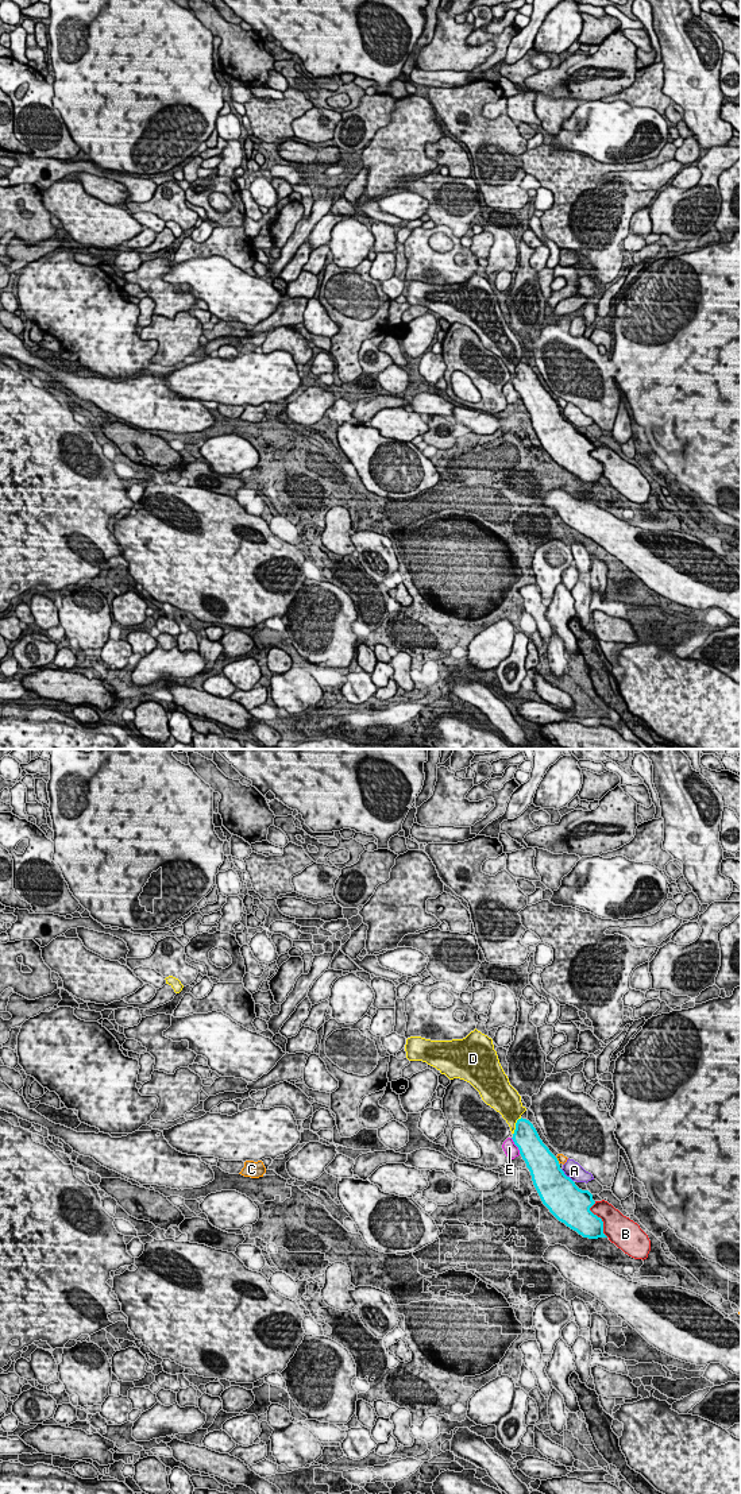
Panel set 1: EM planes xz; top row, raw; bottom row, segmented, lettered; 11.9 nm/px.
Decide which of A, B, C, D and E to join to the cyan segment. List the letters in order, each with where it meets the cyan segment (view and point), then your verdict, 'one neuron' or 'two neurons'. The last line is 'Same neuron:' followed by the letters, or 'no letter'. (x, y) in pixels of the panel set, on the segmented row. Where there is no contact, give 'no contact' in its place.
A: meets cyan in xz at (566, 1176); two neurons
B: meets cyan in xz at (601, 1219); one neuron
C: meets cyan in xz at (556, 1159); two neurons
D: meets cyan in xz at (516, 1126); two neurons
E: meets cyan in xz at (516, 1145); two neurons
Same neuron: B

